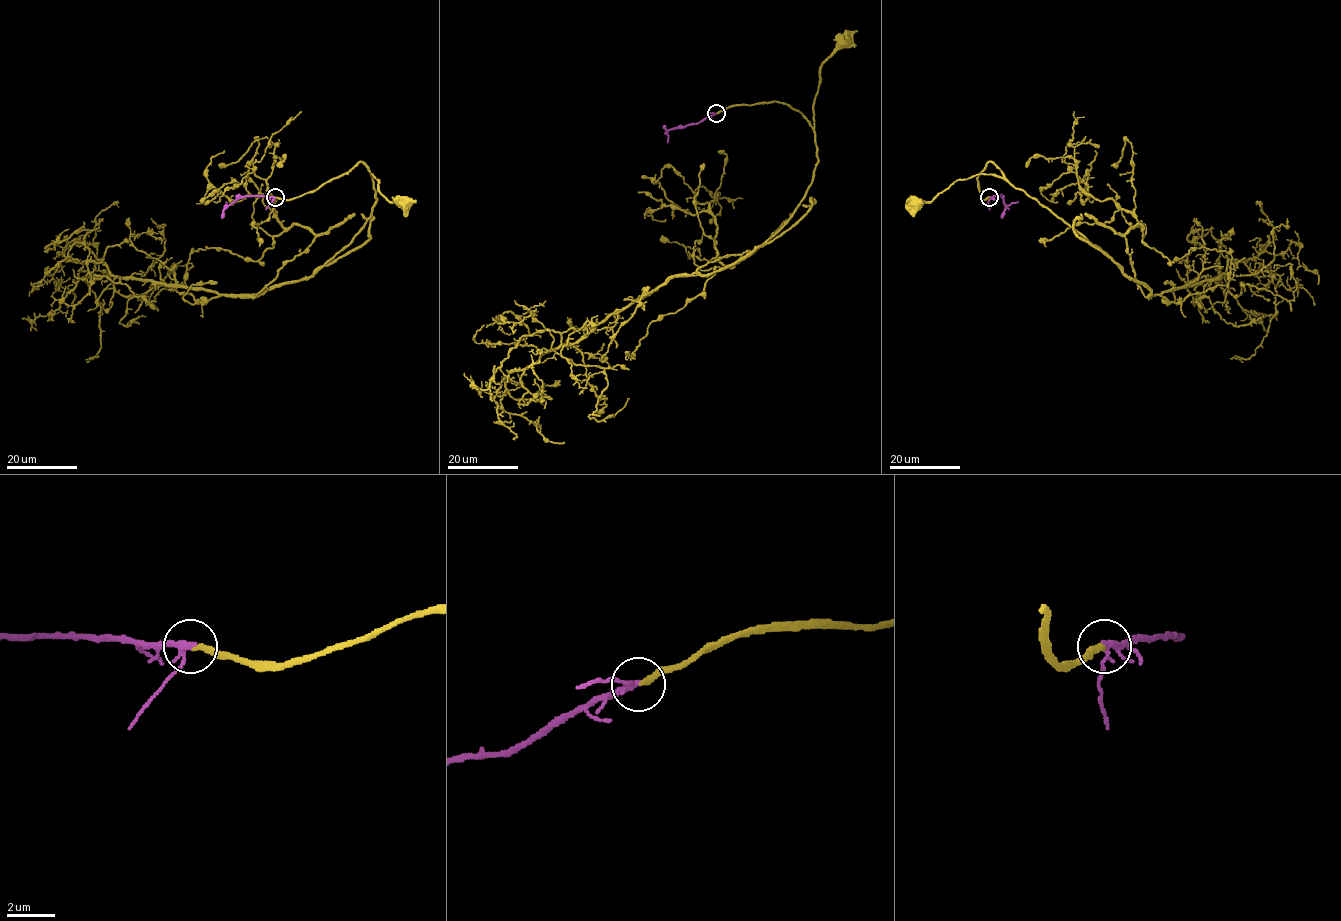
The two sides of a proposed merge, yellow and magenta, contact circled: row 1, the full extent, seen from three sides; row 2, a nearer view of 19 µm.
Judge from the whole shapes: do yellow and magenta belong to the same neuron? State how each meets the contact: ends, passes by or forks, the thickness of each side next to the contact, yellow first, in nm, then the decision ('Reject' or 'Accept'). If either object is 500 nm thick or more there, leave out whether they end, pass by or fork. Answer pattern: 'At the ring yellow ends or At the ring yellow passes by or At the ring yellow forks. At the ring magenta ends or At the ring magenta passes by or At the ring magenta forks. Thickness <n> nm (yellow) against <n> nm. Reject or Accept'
At the ring yellow ends. At the ring magenta passes by. Thickness 240 nm (yellow) against 240 nm. Accept

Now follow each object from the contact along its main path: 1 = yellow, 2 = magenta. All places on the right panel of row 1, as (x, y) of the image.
1: (989, 197), (977, 178), (992, 162), (1151, 294), (1221, 278), (1229, 260), (1273, 271), (1267, 334), (1230, 358)
2: (989, 197), (1002, 198), (1004, 207), (1002, 218)

